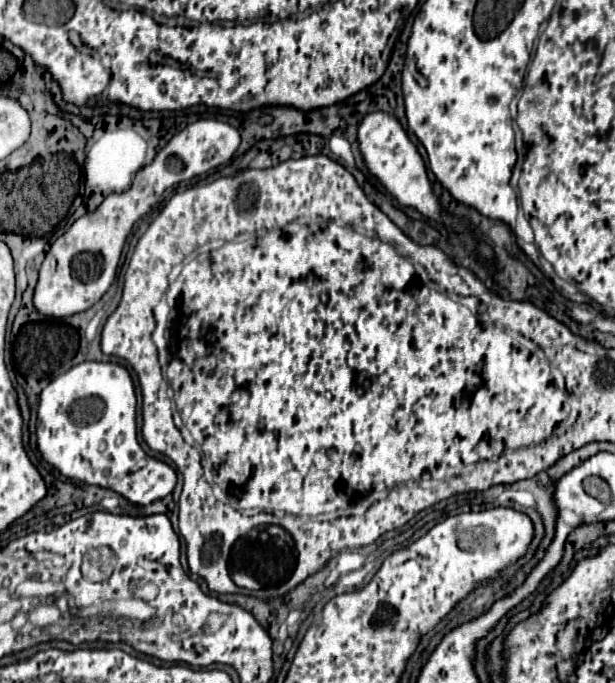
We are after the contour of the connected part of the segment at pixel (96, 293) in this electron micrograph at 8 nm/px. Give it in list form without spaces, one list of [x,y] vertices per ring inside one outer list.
[[[199,119],[173,135],[169,143],[155,155],[155,159],[137,171],[127,191],[107,195],[95,211],[79,217],[61,237],[53,241],[39,269],[39,281],[33,295],[37,311],[41,315],[61,319],[95,305],[115,279],[123,245],[135,221],[147,213],[155,201],[161,199],[167,187],[229,163],[237,147],[237,129],[217,119]]]

